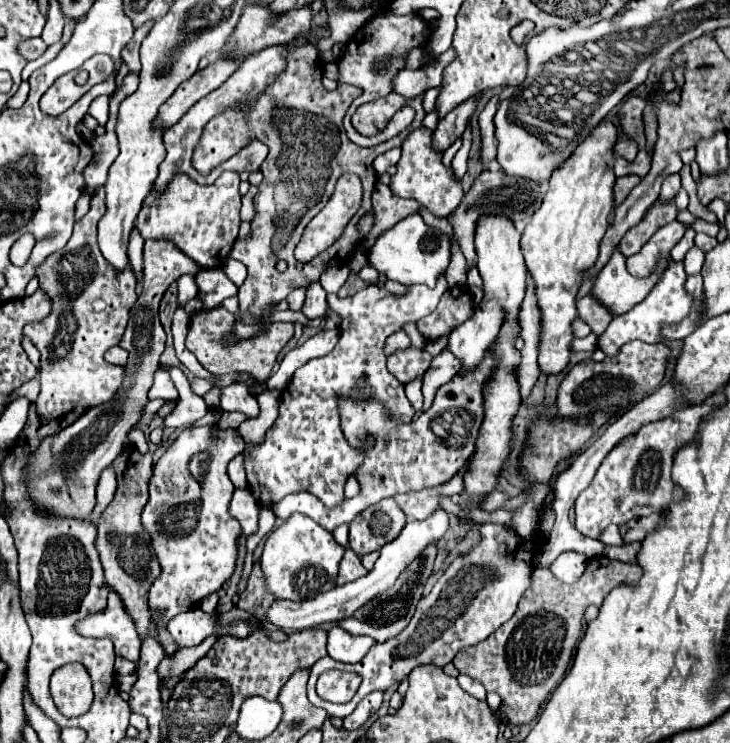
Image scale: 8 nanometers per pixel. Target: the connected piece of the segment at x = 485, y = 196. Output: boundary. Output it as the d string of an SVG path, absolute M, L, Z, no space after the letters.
M485 170L481 176L477 176L473 188L463 196L459 208L449 216L449 222L455 228L455 236L459 238L459 246L463 250L463 256L467 258L467 266L473 268L477 263L477 254L473 250L473 226L477 224L477 214L481 210L493 212L493 214L503 214L513 222L523 222L529 218L529 214L535 212L535 208L541 206L541 202L543 202L541 188L533 180L515 178L515 176L505 174L503 170L499 170L499 172Z

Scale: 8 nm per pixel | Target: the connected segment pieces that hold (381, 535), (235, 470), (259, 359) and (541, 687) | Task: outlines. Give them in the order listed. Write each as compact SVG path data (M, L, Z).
M385 498L385 502L371 506L365 514L359 514L353 524L349 524L349 548L357 556L381 550L381 546L399 536L405 522L405 514L401 514L397 502L393 498Z
M237 456L229 464L229 476L231 476L235 488L247 488L247 478L245 478L245 468L243 468L243 456Z
M219 306L211 312L197 312L191 316L191 326L187 334L187 350L195 354L195 358L201 362L201 366L213 374L227 374L227 372L245 372L253 376L257 382L265 382L271 376L271 370L275 366L275 358L281 352L281 348L291 340L293 336L293 324L291 322L273 322L265 328L265 332L255 334L253 338L245 342L235 342L231 346L223 346L221 338L229 334L233 328L233 322L229 320L229 312Z
M605 556L591 558L585 574L575 584L563 584L551 570L537 568L533 572L533 586L523 594L513 618L485 642L461 650L453 658L453 664L461 674L481 680L487 692L497 692L501 696L503 706L509 706L509 714L505 714L507 724L529 724L567 672L573 648L583 634L583 614L587 606L601 606L609 590L621 582L633 584L639 576L639 566L609 560Z

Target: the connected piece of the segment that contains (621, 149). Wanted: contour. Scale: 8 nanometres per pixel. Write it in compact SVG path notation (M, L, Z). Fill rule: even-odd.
M621 138L619 140L619 144L615 146L615 152L621 156L621 158L625 158L625 160L629 160L629 162L633 162L635 160L635 156L637 156L637 142L635 140L631 140L631 138Z

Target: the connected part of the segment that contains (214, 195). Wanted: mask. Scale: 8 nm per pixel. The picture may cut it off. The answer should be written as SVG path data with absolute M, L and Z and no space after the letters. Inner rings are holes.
M223 172L215 184L197 186L191 178L179 174L165 194L149 194L137 216L137 230L143 238L171 240L203 268L225 266L239 232L239 174Z

